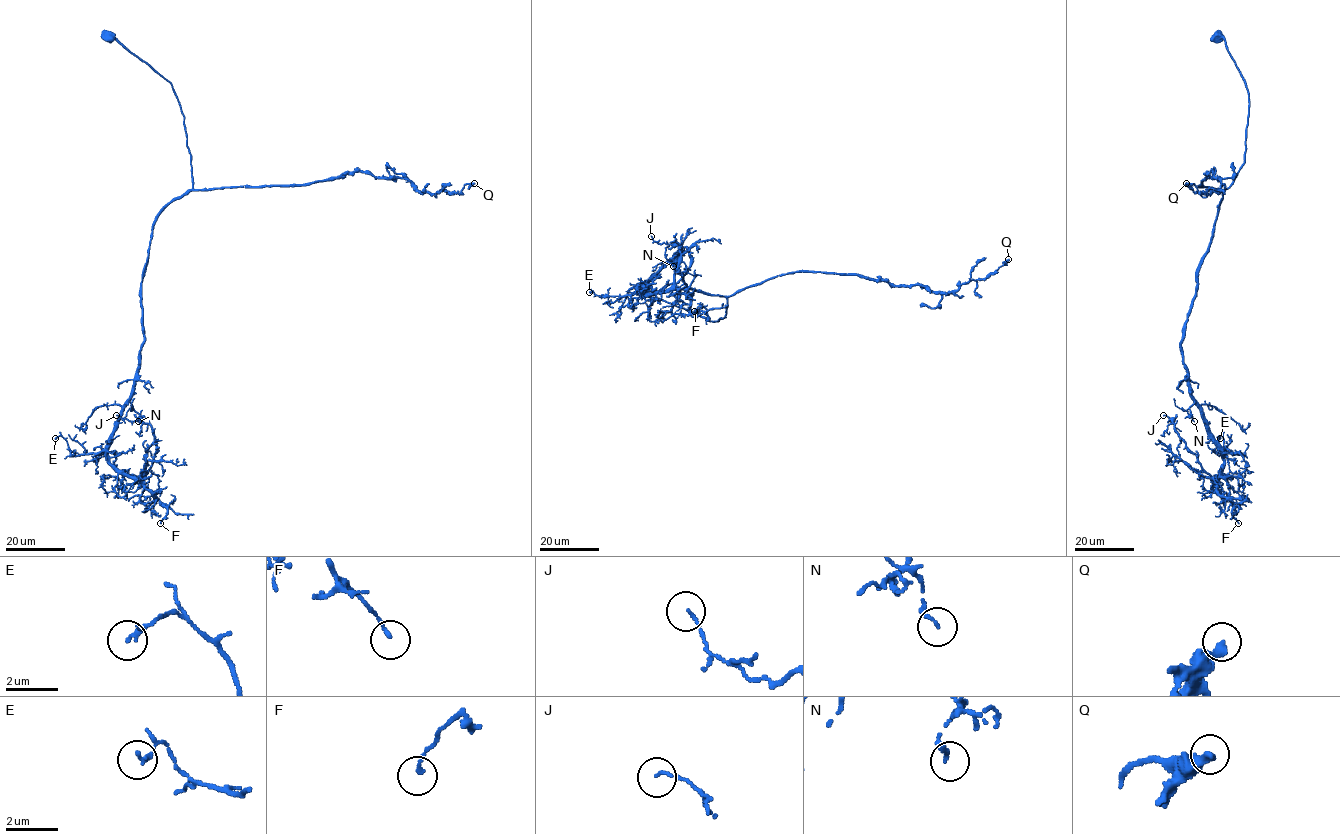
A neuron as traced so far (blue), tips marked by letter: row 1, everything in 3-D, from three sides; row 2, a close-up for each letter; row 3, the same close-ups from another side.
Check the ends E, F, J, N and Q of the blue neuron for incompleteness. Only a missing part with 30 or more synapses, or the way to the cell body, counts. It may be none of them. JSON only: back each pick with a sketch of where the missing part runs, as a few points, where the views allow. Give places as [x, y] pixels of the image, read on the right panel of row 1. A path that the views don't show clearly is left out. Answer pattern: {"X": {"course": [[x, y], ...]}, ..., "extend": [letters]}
{"extend": []}

